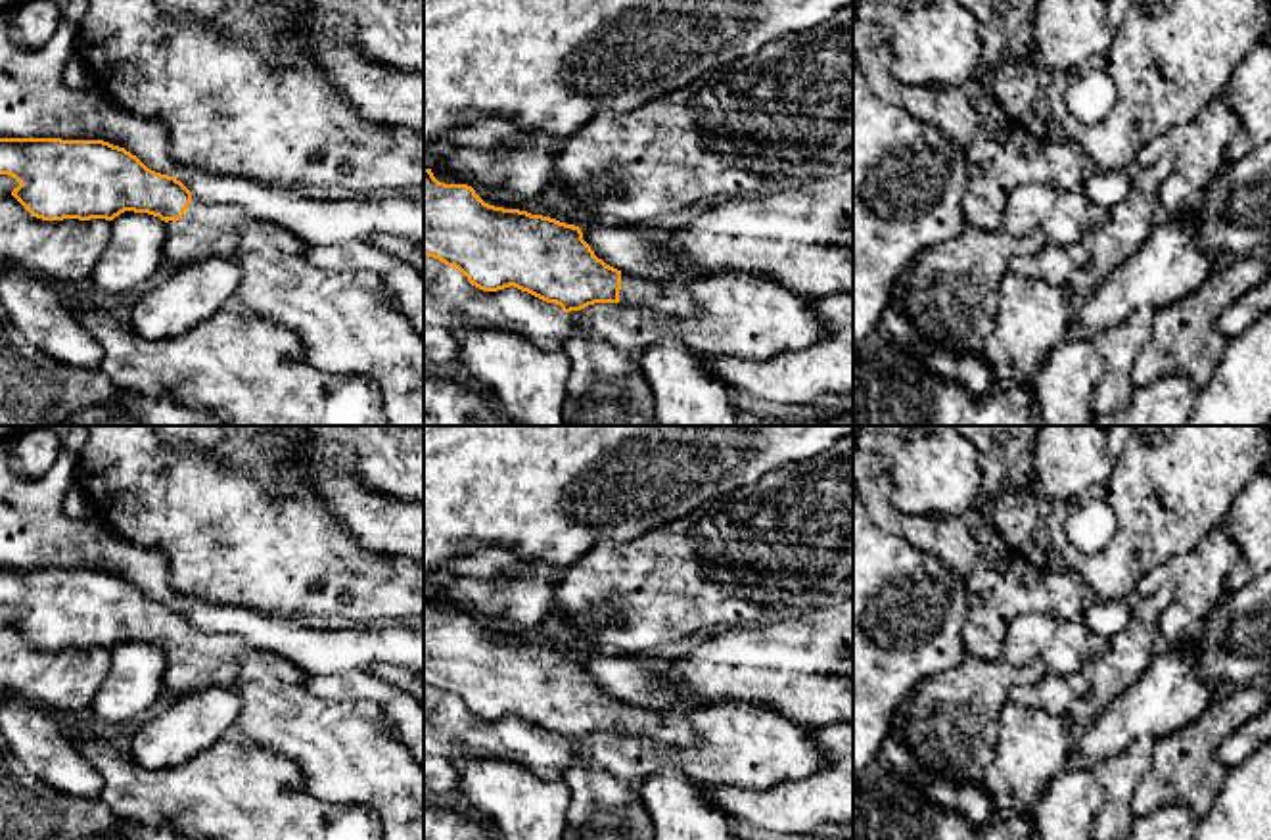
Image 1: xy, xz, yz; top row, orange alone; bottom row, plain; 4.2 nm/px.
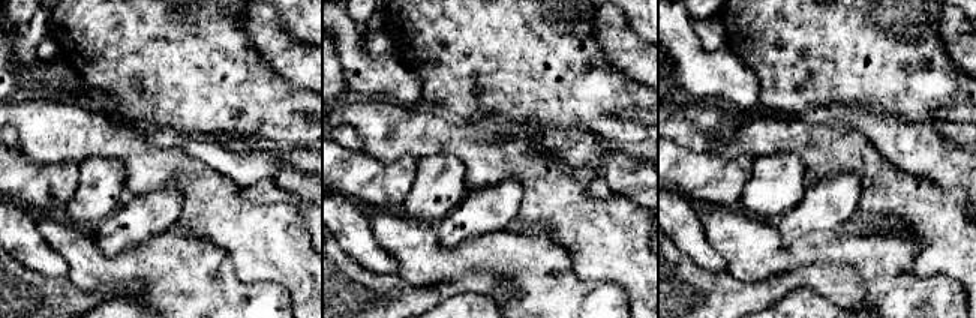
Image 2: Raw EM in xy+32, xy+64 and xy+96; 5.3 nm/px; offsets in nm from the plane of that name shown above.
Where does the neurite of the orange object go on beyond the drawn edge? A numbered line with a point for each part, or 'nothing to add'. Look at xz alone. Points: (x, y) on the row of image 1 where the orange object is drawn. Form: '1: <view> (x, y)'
1: xz (671, 296)

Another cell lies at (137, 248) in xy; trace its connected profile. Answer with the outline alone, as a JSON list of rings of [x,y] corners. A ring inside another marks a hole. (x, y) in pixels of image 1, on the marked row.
[[[125,211],[111,221],[111,238],[90,278],[98,290],[130,299],[165,265],[167,224],[148,213]]]

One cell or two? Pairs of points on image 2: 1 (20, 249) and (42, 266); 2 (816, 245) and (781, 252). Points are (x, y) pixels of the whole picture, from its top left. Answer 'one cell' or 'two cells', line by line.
1: one cell
2: one cell

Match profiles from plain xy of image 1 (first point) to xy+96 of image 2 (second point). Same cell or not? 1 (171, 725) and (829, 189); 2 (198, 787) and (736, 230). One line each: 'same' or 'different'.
1: same
2: same

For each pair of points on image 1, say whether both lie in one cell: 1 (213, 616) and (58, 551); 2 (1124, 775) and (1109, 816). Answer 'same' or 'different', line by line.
1: same
2: same

